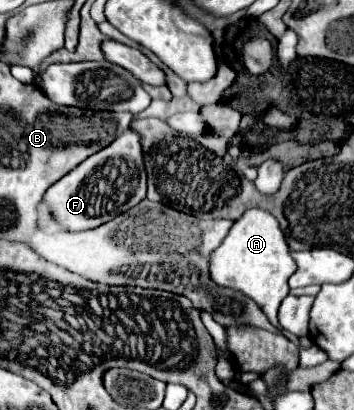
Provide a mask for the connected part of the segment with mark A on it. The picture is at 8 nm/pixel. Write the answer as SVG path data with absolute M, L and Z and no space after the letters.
M249 209L233 223L225 241L211 253L209 275L217 285L241 291L243 295L257 301L269 321L279 327L277 309L289 293L287 279L291 273L295 273L295 261L289 257L287 249L289 247L277 219L269 215L269 211Z

